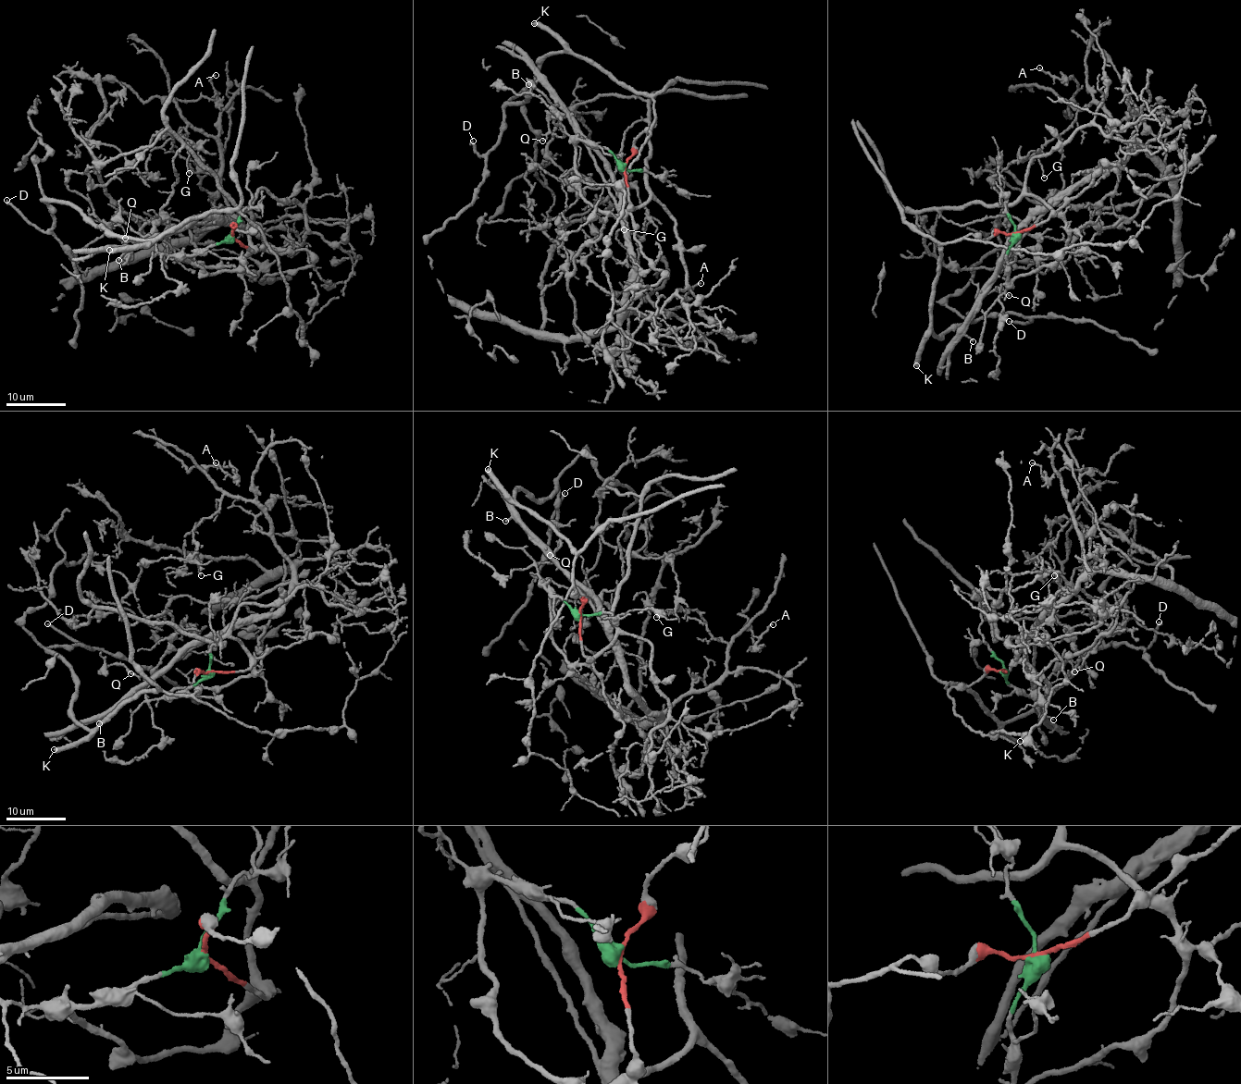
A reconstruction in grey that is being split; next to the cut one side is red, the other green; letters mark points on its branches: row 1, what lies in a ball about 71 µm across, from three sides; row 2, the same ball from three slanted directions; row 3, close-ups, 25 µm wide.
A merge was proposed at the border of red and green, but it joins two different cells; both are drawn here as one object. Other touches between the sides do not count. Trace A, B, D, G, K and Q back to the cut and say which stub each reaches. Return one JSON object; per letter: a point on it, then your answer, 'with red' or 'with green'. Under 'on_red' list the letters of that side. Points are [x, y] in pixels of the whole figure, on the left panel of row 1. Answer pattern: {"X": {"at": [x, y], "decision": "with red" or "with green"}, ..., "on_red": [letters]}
{"A": {"at": [216, 75], "decision": "with red"}, "B": {"at": [118, 260], "decision": "with red"}, "D": {"at": [6, 200], "decision": "with red"}, "G": {"at": [189, 173], "decision": "with red"}, "K": {"at": [109, 250], "decision": "with red"}, "Q": {"at": [125, 238], "decision": "with green"}, "on_red": ["A", "B", "D", "G", "K"]}

